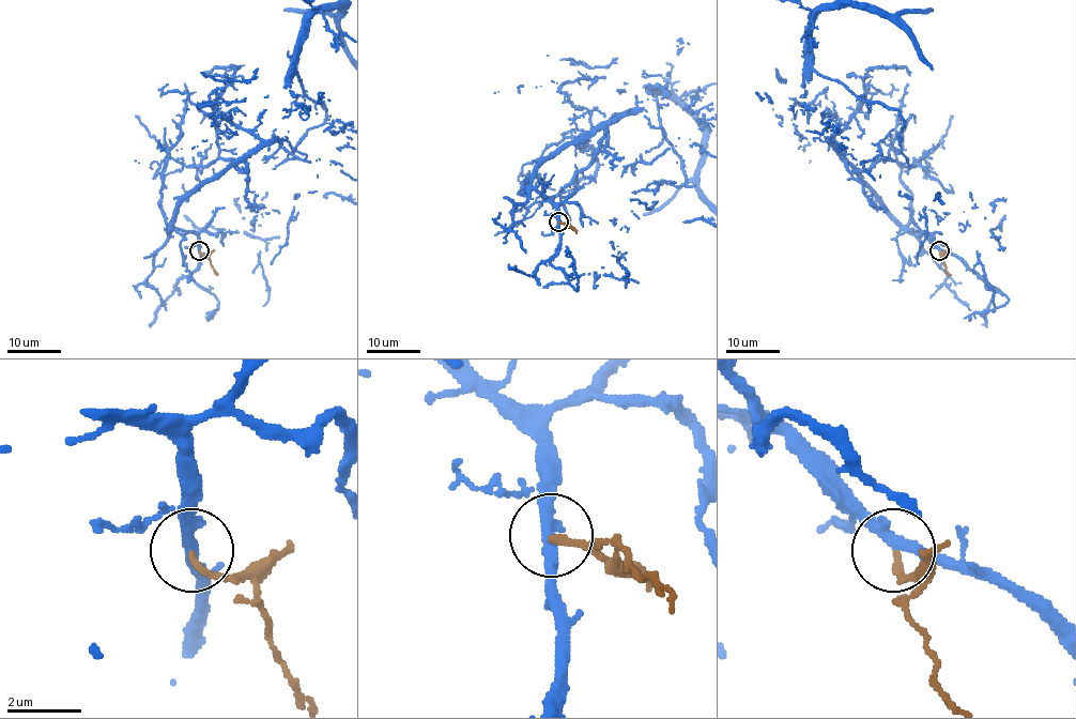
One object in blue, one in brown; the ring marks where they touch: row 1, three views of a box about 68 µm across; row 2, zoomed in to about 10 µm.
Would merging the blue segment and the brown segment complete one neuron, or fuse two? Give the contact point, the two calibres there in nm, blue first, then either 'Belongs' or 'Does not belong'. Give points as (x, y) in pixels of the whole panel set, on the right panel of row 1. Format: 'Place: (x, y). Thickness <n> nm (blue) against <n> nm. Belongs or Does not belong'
Place: (939, 250). Thickness 320 nm (blue) against 170 nm. Belongs

